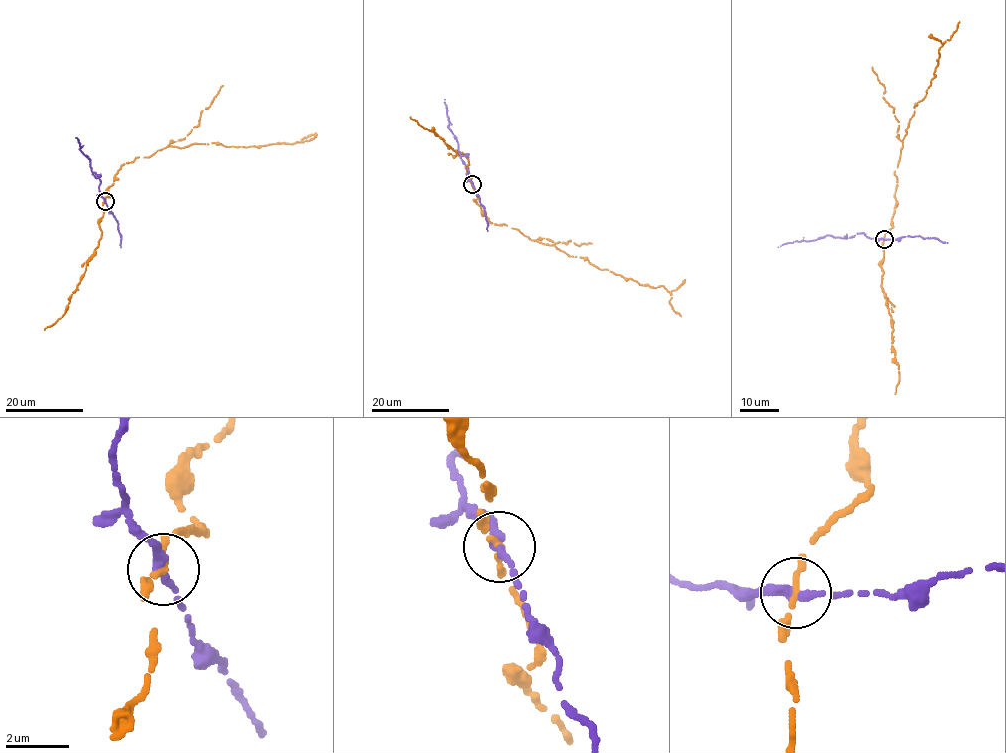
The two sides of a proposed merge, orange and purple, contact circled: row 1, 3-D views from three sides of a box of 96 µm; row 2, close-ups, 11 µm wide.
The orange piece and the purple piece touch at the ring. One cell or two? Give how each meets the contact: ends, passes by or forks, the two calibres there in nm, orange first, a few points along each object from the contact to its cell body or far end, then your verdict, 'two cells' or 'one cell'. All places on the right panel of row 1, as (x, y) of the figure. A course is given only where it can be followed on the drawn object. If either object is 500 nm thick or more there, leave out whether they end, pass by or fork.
orange passes by; purple passes by; 170 nm thick on the orange side, 280 nm on the other; orange runs (884, 239), (893, 226), (895, 171), (914, 104), (926, 95), (938, 51), (959, 22); purple runs (884, 239), (869, 238), (862, 233), (847, 238), (829, 235), (778, 247); two cells

